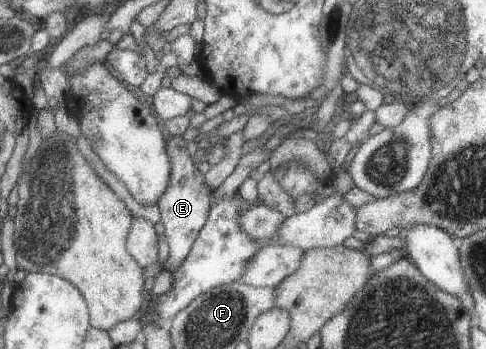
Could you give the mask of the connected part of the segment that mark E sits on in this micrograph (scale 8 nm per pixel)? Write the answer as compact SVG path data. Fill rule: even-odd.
M181 135L167 136L166 150L171 160L171 177L168 190L159 200L161 223L163 223L166 241L169 243L170 254L167 258L166 270L173 273L191 253L195 240L208 220L213 191L204 180L204 175L198 170Z

